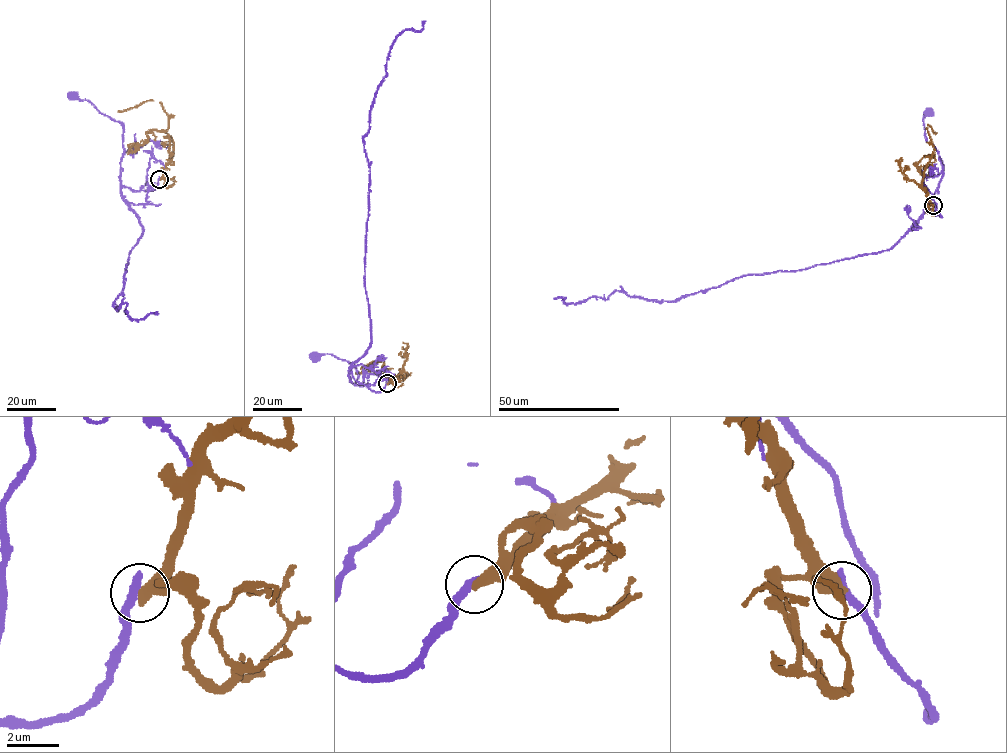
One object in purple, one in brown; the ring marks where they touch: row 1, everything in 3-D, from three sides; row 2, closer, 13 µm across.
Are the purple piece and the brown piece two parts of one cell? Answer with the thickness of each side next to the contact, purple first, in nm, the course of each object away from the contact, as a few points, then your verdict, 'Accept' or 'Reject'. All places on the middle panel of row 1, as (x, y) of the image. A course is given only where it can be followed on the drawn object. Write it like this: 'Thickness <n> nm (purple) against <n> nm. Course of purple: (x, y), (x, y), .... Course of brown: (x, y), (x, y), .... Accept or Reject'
Thickness 380 nm (purple) against 480 nm. Course of purple: (387, 383), (374, 392), (350, 371), (351, 382), (355, 385), (358, 374), (352, 363), (332, 354), (314, 357). Course of brown: (387, 383), (400, 372), (407, 373), (401, 377), (403, 379), (399, 369), (355, 373). Reject

